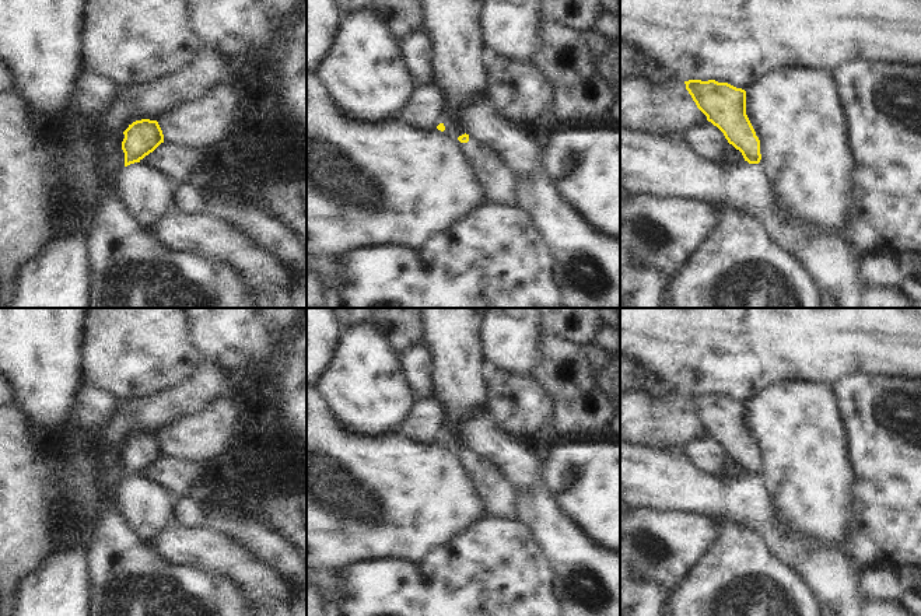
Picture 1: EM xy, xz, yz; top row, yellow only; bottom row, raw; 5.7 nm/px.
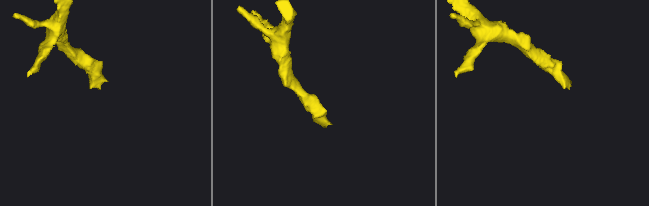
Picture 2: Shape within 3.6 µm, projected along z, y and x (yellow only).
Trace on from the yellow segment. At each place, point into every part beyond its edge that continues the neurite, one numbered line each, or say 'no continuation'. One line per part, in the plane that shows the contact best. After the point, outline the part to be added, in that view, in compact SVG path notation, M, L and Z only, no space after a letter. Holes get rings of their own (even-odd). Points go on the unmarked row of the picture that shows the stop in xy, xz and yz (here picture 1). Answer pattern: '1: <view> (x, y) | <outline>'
1: xz (497, 490) | M469 449L467 456L462 456L465 465L469 469L470 476L474 480L476 487L480 491L480 497L486 504L490 518L515 519L516 511L516 484L507 476L504 469L490 456Z

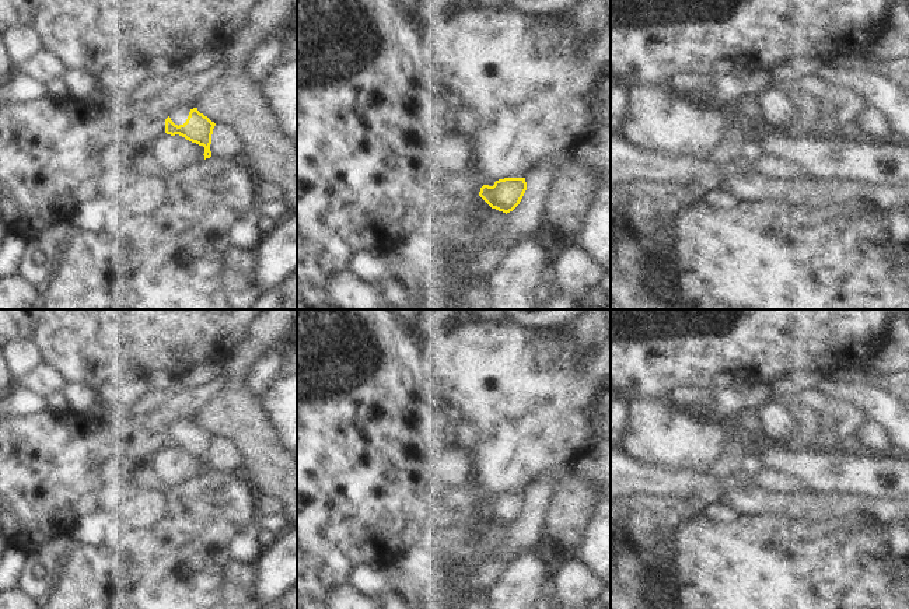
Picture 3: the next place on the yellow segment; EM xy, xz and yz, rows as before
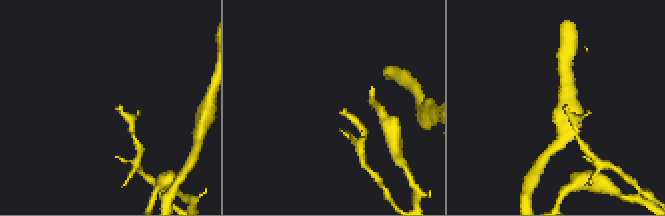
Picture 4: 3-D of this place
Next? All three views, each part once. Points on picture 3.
1: xy (178, 430) | M193 417L193 419L181 420L181 421L175 423L175 424L172 424L172 426L169 427L169 431L171 431L171 434L172 434L175 438L178 438L178 440L179 440L179 438L183 438L183 437L186 435L188 430L189 430L189 426L190 426L193 421L197 421L197 419Z

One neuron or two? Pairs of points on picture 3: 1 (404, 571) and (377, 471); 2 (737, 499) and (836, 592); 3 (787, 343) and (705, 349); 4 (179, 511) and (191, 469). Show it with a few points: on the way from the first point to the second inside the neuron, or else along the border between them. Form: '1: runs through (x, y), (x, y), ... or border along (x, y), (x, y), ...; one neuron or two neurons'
1: border along (387, 562), (406, 559), (411, 563); two neurons
2: border along (743, 515), (747, 518), (766, 515), (789, 517); two neurons
3: runs through (766, 343), (726, 343); one neuron
4: border along (203, 472), (171, 489); two neurons

